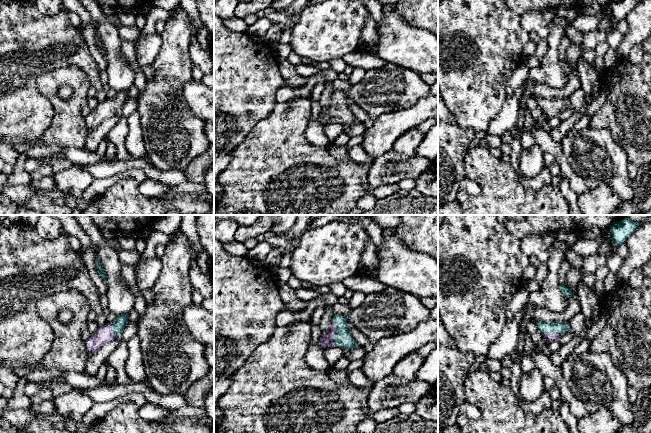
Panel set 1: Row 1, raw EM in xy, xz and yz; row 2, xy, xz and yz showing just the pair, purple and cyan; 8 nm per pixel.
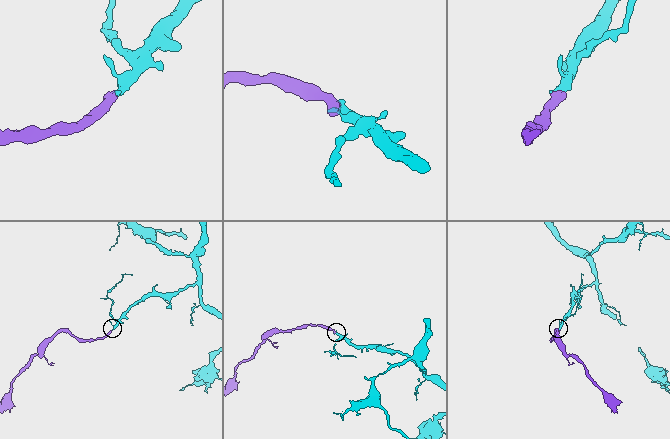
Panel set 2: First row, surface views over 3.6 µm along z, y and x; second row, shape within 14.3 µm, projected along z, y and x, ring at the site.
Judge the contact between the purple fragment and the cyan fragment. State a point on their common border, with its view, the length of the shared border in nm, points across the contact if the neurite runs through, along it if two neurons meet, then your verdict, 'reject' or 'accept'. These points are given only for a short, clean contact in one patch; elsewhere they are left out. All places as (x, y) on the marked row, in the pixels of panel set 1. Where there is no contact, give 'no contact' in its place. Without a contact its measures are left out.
meets purple in xz at (335, 331); contact 200 nm long; runs through xz (327, 340), (335, 331), (342, 337); accept

